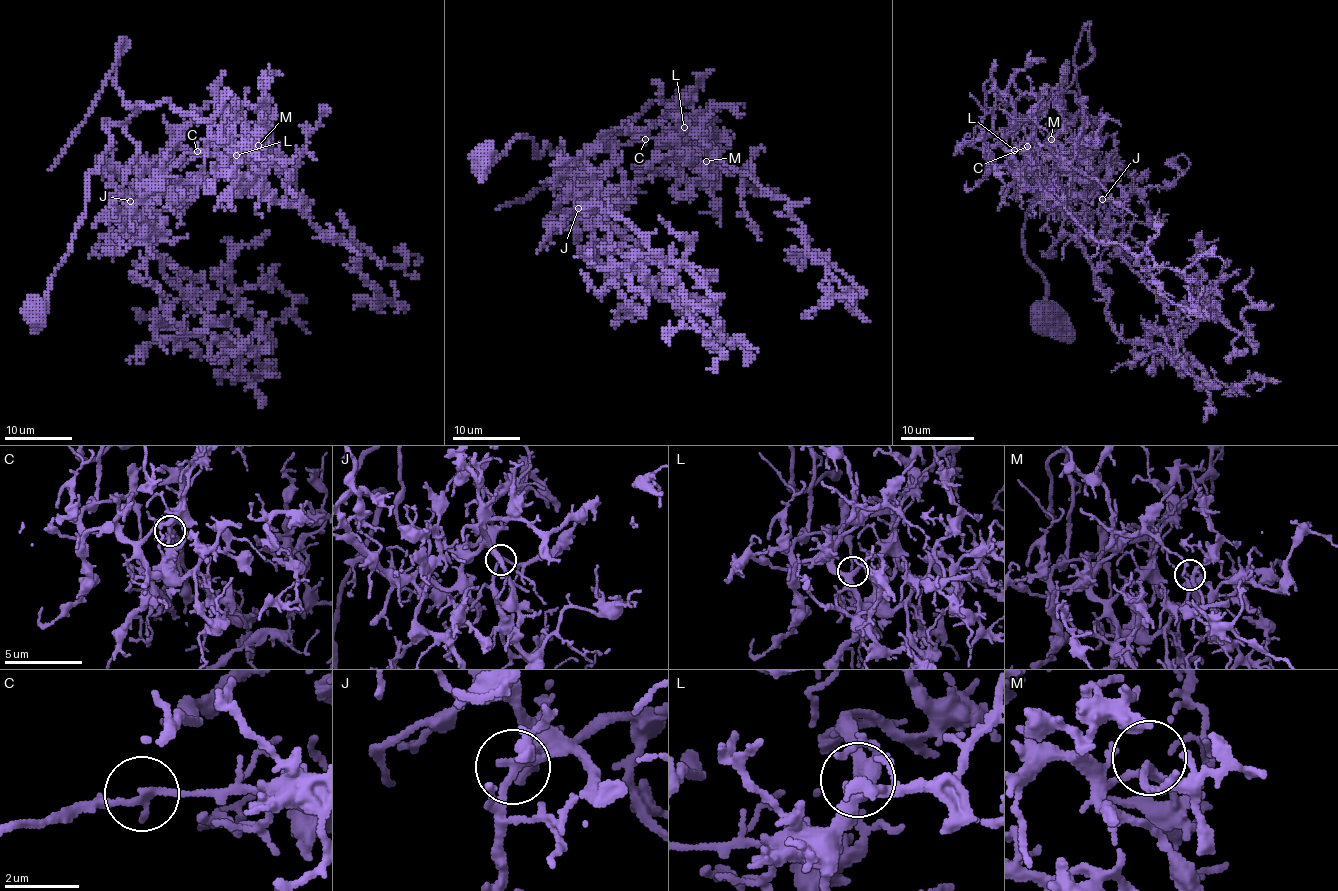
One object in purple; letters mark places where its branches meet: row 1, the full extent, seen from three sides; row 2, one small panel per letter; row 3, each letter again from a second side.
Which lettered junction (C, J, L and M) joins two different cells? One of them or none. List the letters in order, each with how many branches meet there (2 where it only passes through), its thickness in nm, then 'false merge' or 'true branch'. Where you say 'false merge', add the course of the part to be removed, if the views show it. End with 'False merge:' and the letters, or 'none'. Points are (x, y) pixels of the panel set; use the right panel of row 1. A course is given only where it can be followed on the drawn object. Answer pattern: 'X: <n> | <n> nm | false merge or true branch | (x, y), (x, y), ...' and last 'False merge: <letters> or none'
C: 3 | 180 nm | false merge | (1027, 146), (985, 141), (986, 82), (986, 111), (1056, 96), (1089, 23), (1102, 164)
J: 3 | 220 nm | true branch
L: 3 | 240 nm | true branch
M: 3 | 190 nm | true branch
False merge: C

